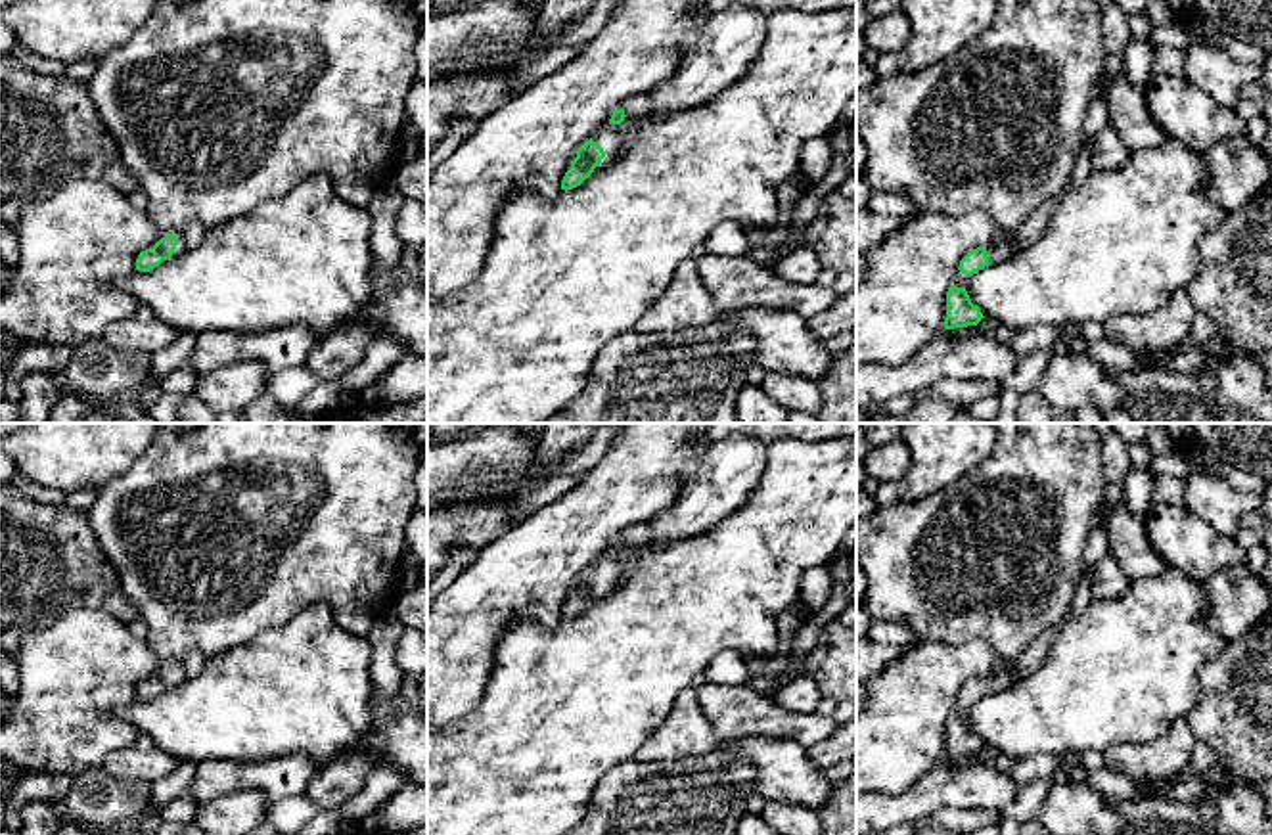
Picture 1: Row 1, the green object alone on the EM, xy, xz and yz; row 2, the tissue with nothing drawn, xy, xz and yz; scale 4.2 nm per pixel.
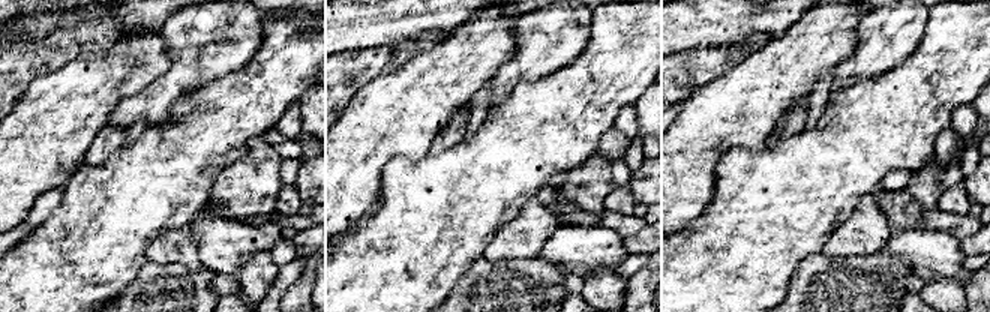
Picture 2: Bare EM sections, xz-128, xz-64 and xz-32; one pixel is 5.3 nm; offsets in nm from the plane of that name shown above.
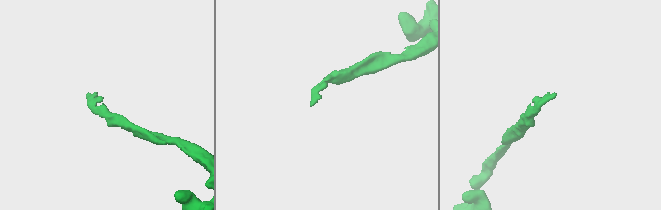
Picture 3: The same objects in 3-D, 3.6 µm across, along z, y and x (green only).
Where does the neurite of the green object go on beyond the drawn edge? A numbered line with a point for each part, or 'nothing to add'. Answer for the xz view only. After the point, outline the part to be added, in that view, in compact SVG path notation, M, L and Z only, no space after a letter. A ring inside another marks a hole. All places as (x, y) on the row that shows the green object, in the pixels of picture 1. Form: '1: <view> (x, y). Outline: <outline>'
1: xz (608, 136). Outline: M607 124L592 136L592 140L603 147L605 157L594 170L603 170L619 153L621 124Z

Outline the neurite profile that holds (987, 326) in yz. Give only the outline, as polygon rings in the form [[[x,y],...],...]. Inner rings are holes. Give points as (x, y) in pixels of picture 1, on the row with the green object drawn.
[[[983,318],[977,326],[946,329],[946,333],[948,337],[977,337],[985,333],[1000,343],[1011,343],[1015,335],[1015,331],[1011,331],[1010,327],[1002,326],[992,318]]]

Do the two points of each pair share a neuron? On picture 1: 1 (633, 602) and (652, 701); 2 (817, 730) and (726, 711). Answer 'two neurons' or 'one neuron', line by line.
1: one neuron
2: one neuron

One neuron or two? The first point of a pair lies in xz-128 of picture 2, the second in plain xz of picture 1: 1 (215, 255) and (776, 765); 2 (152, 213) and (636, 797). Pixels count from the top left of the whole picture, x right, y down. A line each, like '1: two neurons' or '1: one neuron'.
1: one neuron
2: two neurons

